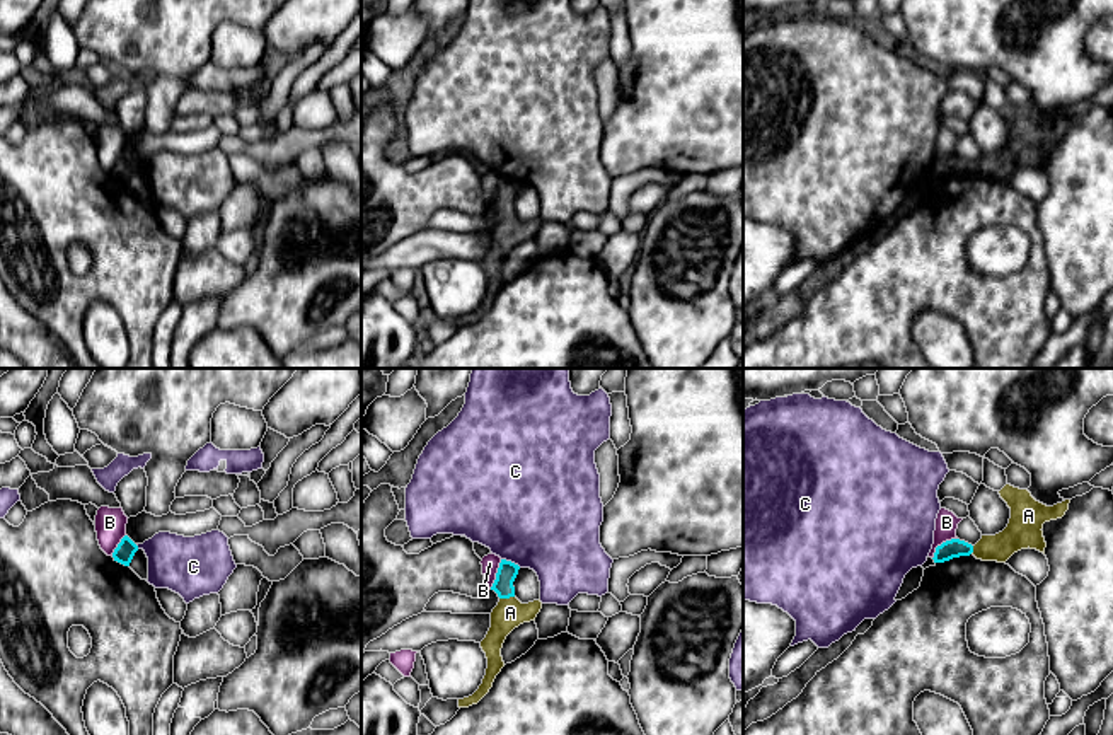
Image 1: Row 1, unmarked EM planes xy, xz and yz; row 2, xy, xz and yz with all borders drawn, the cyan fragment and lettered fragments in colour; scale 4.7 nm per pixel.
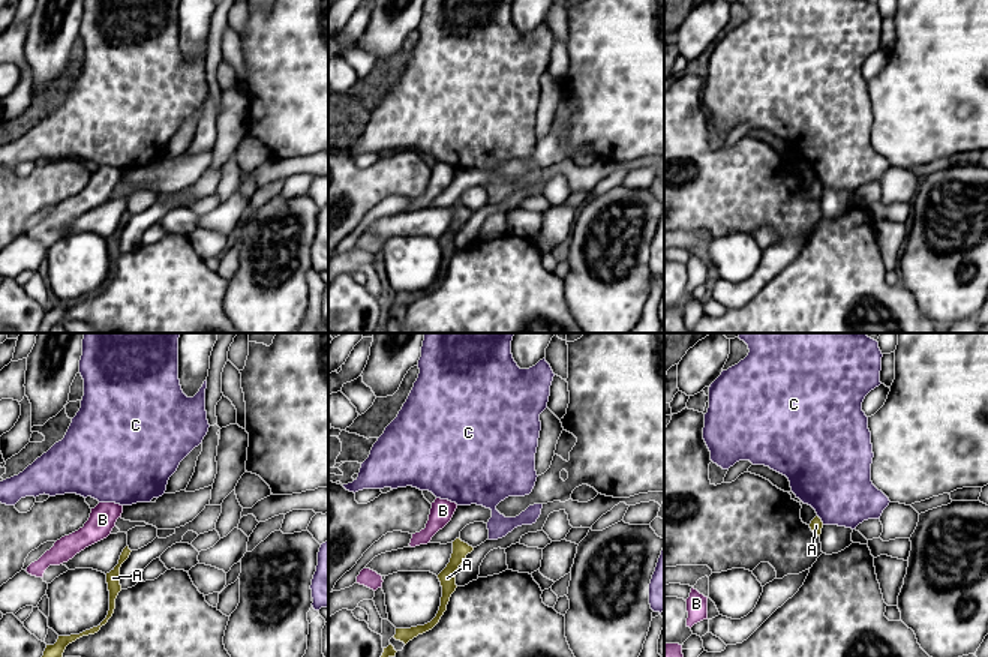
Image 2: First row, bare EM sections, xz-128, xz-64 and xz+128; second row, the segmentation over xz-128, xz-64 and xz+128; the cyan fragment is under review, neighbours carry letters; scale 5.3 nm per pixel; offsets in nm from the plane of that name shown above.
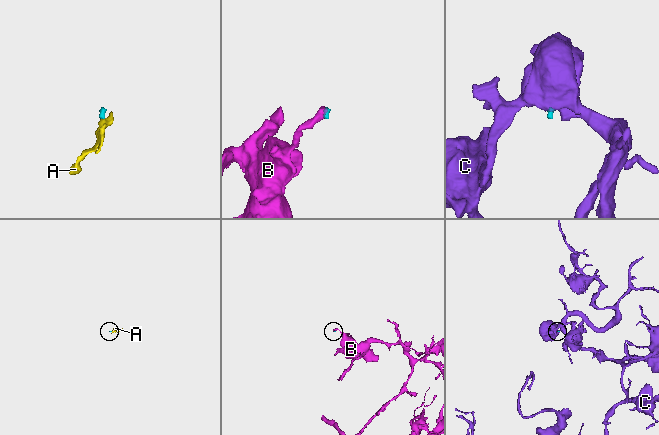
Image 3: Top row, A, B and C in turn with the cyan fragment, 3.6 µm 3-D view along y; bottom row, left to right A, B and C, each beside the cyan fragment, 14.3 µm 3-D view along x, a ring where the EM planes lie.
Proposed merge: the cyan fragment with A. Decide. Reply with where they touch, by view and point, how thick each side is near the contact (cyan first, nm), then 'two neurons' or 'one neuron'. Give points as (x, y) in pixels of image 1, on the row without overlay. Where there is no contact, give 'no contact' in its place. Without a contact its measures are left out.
xz (507, 215) | 100/140 nm | one neuron

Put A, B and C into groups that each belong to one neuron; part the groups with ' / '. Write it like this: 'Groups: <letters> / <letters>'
Groups: A / B / C

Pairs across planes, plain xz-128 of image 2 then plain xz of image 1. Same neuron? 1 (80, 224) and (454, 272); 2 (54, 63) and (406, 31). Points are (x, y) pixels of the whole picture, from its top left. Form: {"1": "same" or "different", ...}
{"1": "different", "2": "different"}

